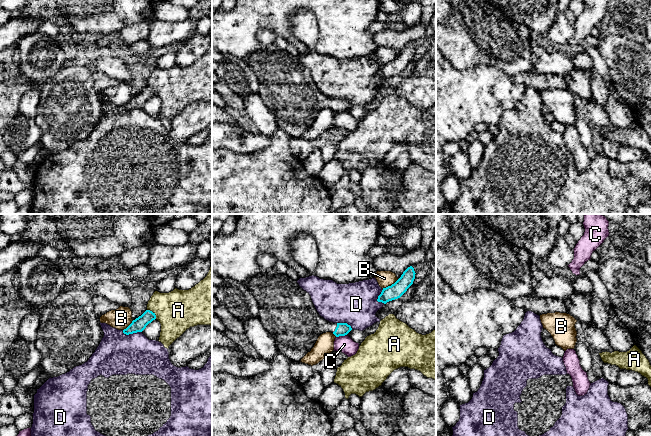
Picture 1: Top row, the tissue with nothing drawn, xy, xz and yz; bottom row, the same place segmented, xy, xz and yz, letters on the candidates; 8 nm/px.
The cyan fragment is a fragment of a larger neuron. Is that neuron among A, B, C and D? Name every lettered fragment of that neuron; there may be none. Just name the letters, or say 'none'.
none

